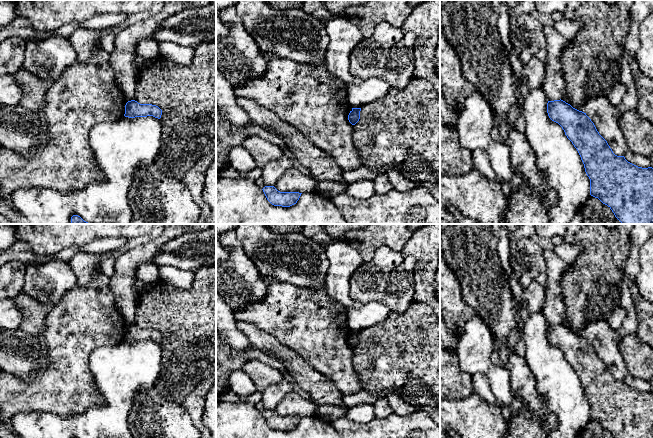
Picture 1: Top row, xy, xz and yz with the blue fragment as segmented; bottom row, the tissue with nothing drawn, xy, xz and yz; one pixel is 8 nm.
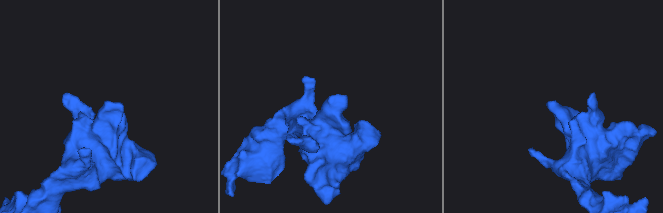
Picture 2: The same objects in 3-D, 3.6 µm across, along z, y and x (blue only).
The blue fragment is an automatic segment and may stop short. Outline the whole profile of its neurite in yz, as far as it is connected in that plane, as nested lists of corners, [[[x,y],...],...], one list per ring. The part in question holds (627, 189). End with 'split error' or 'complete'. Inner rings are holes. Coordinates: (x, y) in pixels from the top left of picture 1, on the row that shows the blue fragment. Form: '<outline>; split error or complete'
[[[548,101],[547,113],[552,121],[562,127],[567,138],[577,149],[590,179],[590,195],[607,205],[622,224],[653,224],[653,168],[638,167],[628,162],[624,156],[615,155],[586,113],[573,108],[565,101]]]; complete

